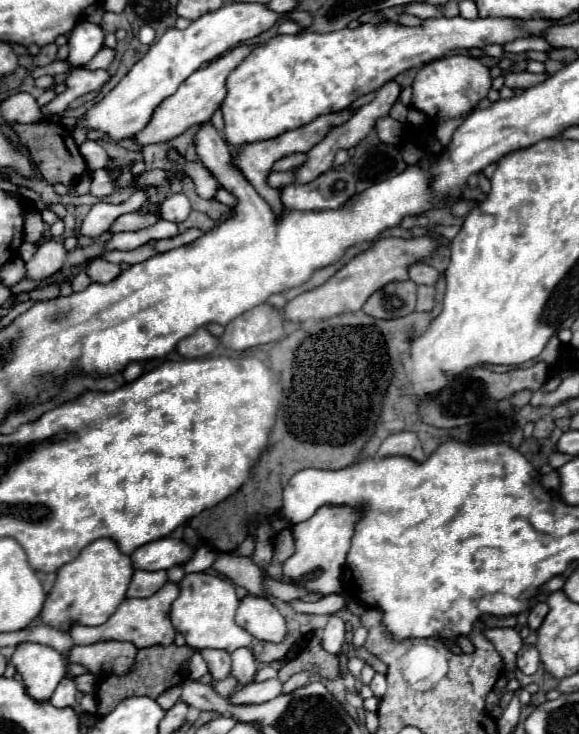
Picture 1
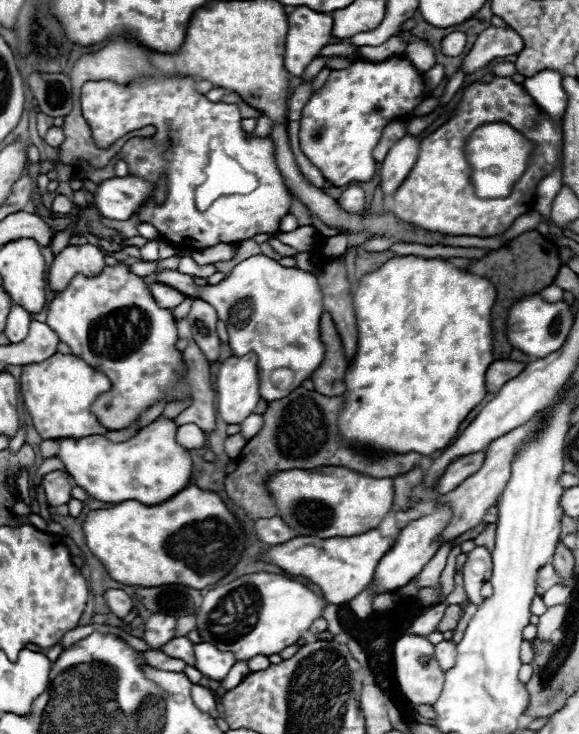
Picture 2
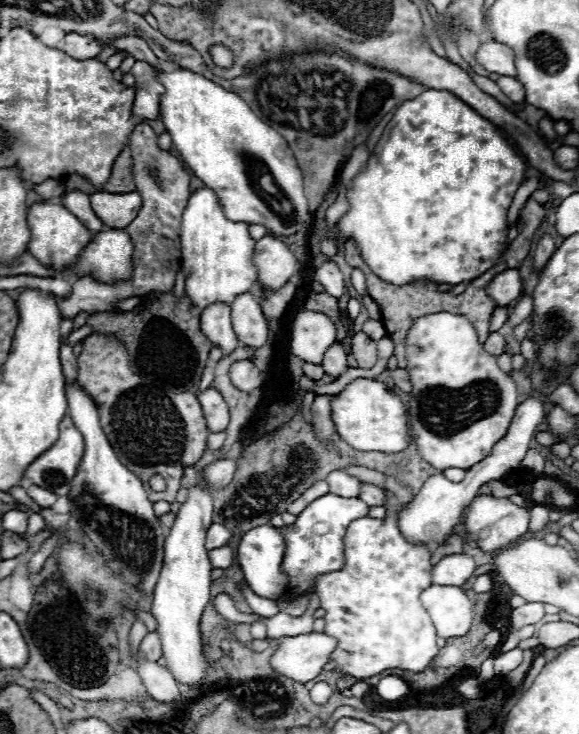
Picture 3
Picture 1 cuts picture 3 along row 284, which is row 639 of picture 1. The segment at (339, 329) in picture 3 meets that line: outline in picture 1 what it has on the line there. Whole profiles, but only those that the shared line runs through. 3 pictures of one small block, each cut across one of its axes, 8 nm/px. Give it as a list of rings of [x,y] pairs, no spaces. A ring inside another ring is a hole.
[[[320,632],[314,634],[314,638],[310,640],[310,644],[306,646],[306,650],[286,662],[280,670],[280,680],[286,682],[292,674],[296,672],[302,672],[302,670],[310,670],[312,674],[320,674],[328,680],[334,680],[336,676],[340,676],[340,670],[338,670],[338,656],[336,654],[326,654],[326,650],[322,648],[322,638],[320,638]]]

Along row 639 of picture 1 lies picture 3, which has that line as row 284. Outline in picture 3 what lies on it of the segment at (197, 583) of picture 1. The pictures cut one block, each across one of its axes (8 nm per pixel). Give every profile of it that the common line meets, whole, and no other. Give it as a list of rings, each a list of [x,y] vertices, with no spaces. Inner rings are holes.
[[[210,188],[196,190],[182,216],[182,272],[186,276],[186,296],[192,308],[202,314],[202,310],[214,302],[230,306],[238,294],[248,292],[256,282],[252,254],[254,240],[248,236],[248,224],[228,220]]]

